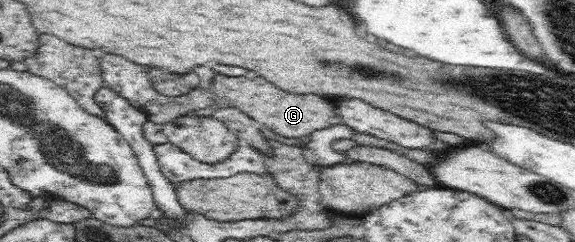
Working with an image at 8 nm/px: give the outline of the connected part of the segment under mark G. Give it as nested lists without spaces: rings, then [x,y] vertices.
[[[223,75],[211,77],[207,88],[198,85],[184,95],[173,96],[171,102],[160,104],[157,113],[152,113],[147,118],[155,124],[163,125],[163,123],[170,122],[179,116],[187,115],[194,109],[211,107],[220,101],[228,101],[228,105],[244,112],[261,126],[272,129],[274,133],[278,133],[282,137],[290,137],[290,139],[307,136],[313,131],[328,128],[332,125],[332,119],[336,119],[336,115],[332,115],[332,105],[318,95],[310,95],[310,93],[298,95],[298,93],[287,92],[264,81],[264,78],[254,78],[254,81],[250,81],[245,76],[228,77]]]

